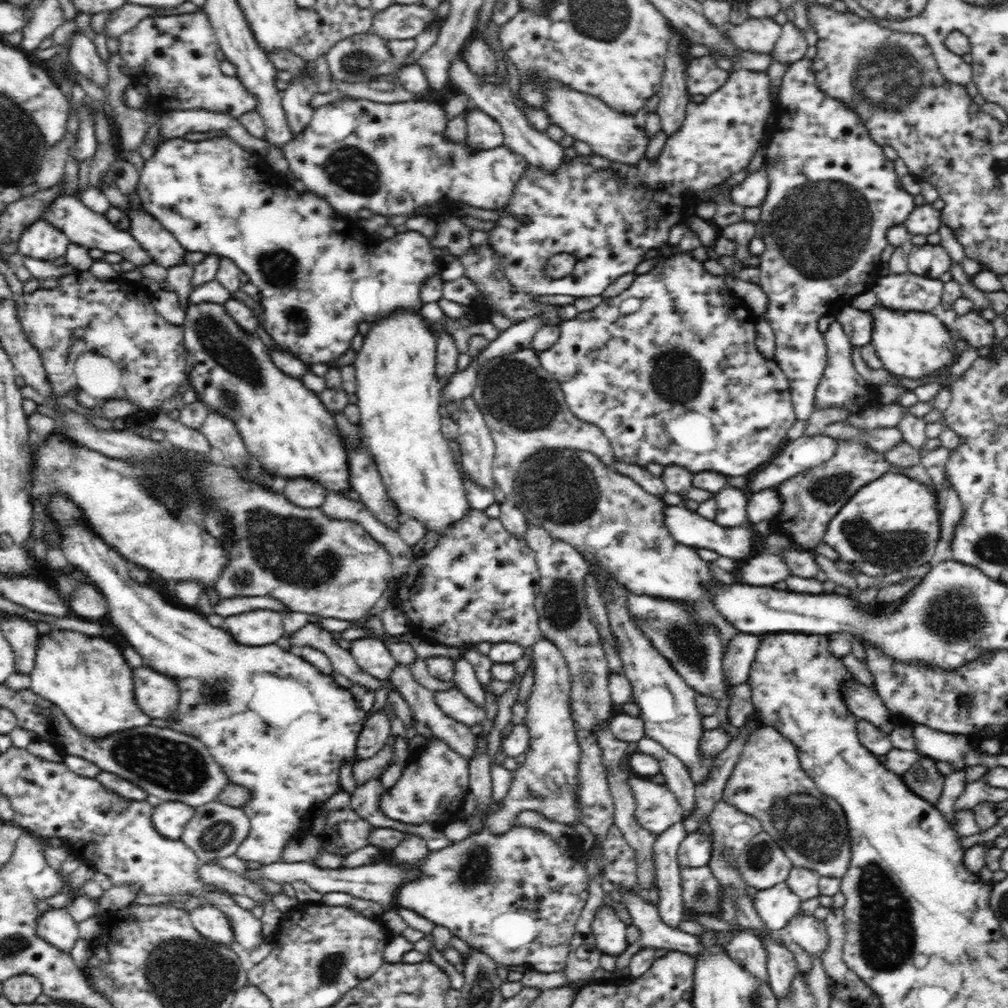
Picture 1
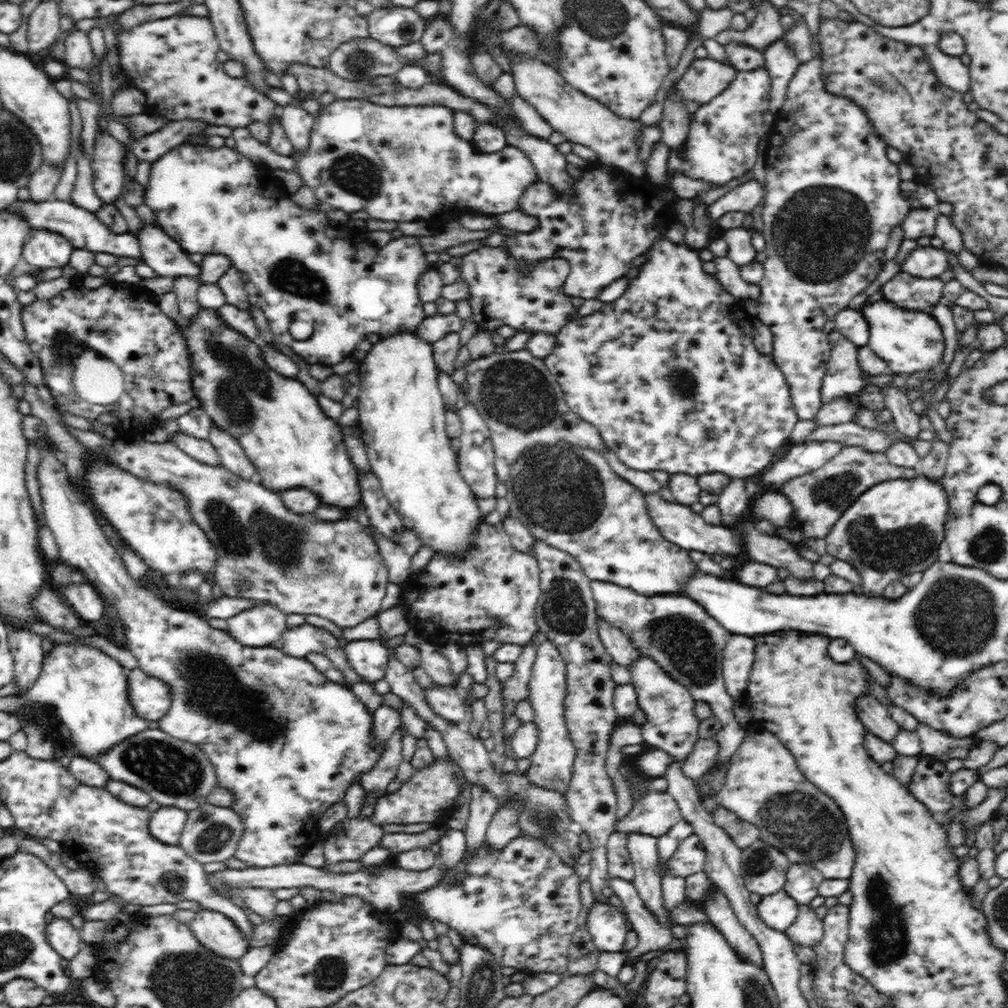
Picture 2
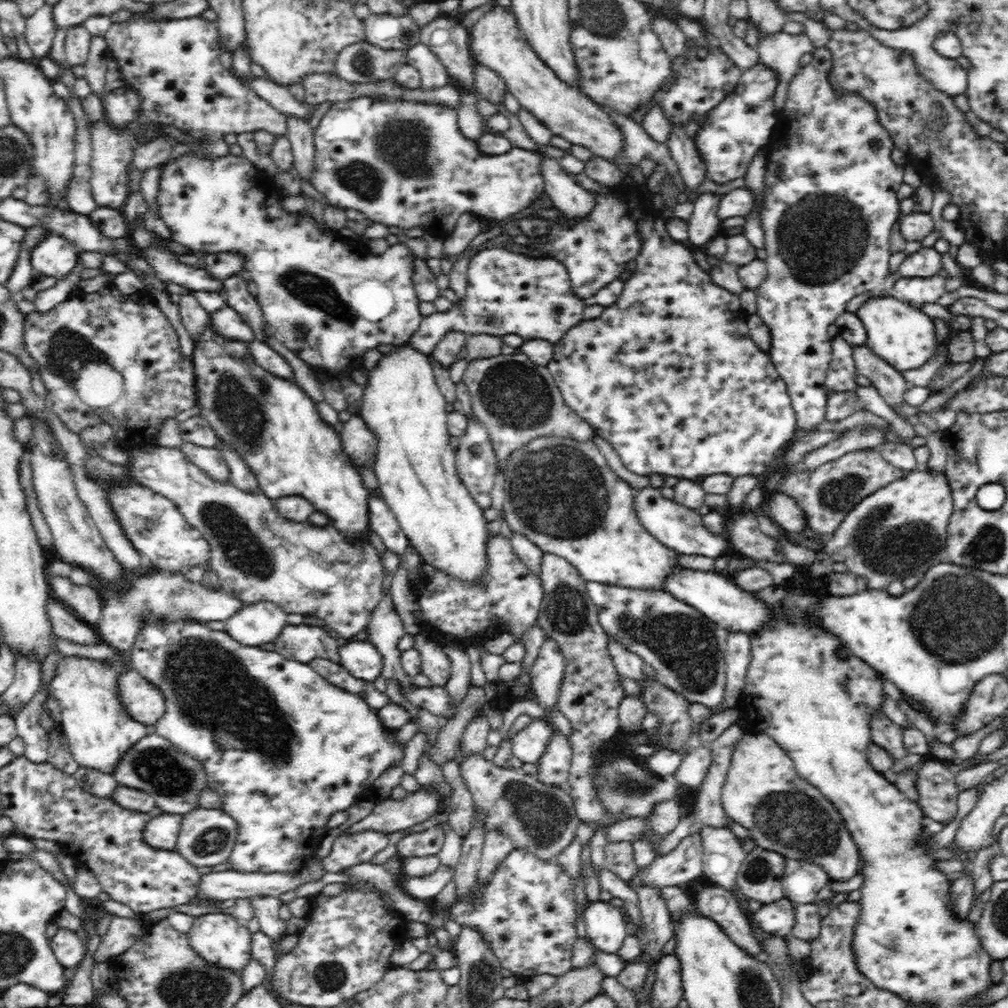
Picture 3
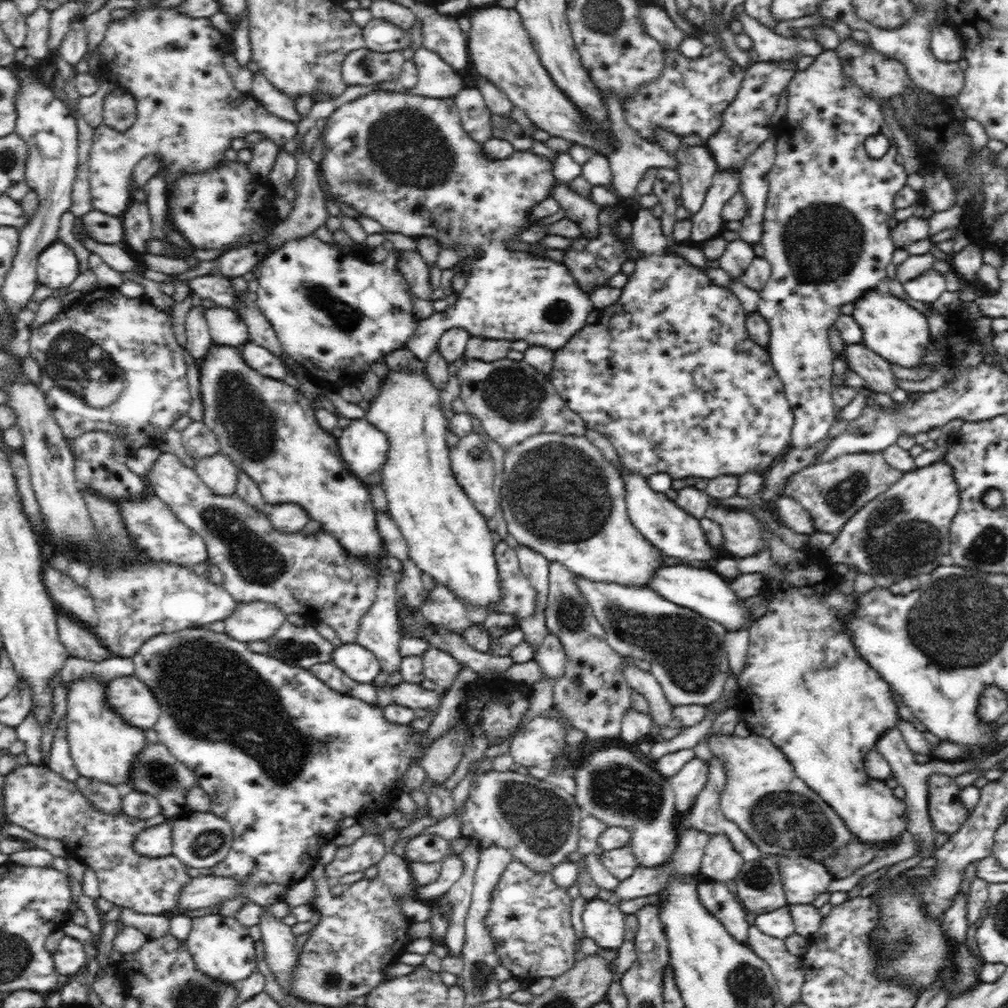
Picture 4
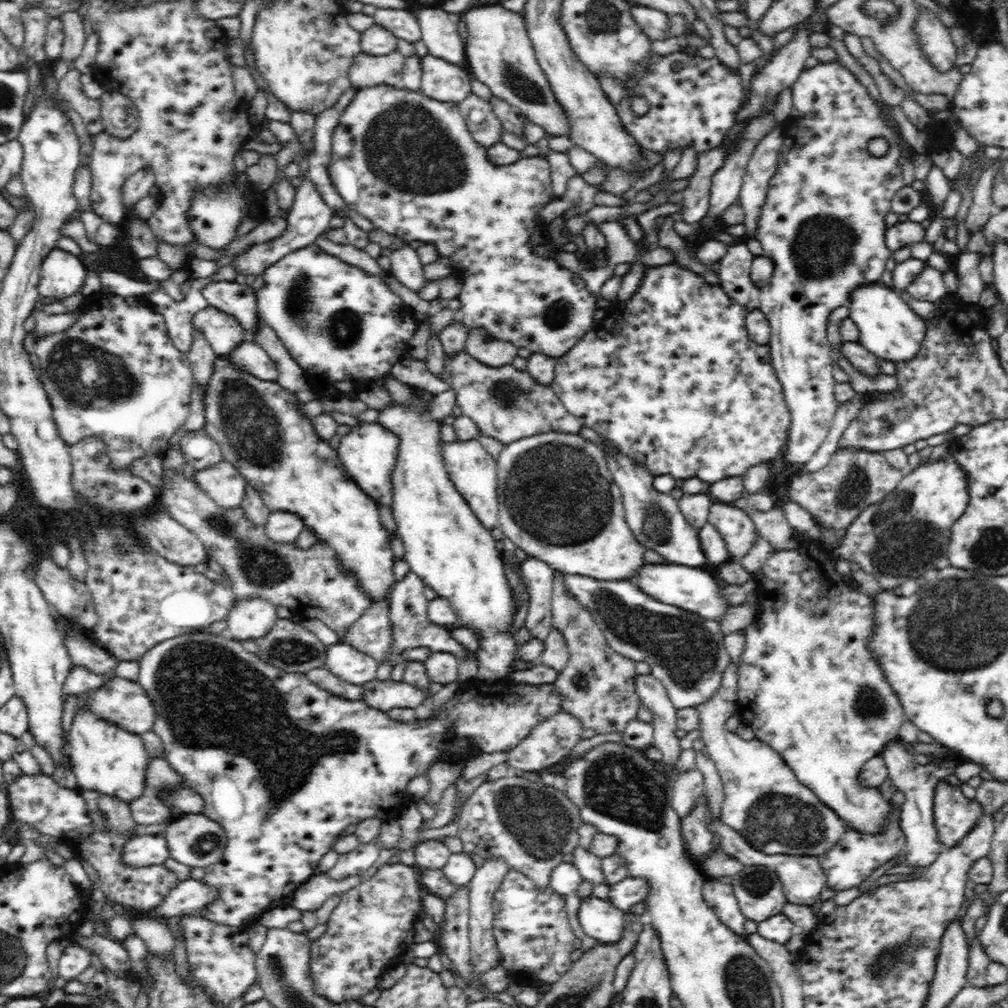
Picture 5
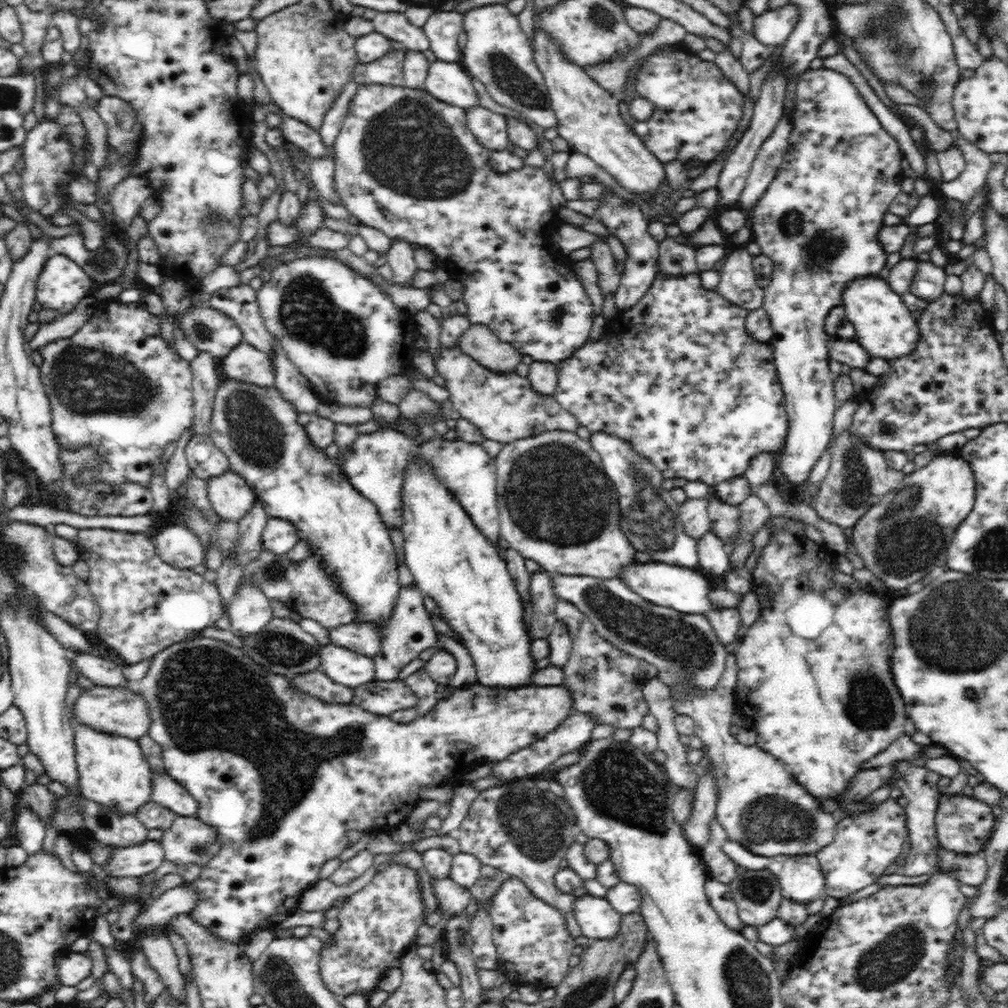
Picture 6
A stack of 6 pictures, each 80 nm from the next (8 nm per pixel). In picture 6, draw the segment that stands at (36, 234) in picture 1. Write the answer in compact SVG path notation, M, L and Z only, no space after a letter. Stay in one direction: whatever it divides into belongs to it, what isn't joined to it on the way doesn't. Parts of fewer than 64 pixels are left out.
M55 253L43 264L38 276L35 299L41 308L70 314L82 298L91 295L93 280L81 265L68 256Z

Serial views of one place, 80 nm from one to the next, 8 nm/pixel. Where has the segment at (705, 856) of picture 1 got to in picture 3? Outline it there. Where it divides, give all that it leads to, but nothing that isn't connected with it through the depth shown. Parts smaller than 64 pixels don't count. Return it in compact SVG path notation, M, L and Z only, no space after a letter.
M701 836L683 838L670 853L658 854L648 865L637 870L627 881L632 890L640 886L689 885L703 874L703 842Z

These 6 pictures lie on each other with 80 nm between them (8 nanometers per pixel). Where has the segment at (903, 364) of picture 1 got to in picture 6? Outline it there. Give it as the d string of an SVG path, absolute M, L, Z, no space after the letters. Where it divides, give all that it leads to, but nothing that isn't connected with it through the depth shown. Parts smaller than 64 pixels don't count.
M865 276L853 280L841 296L840 306L844 307L845 319L855 328L855 338L872 357L897 359L909 355L918 344L920 331L900 295L890 285L876 276Z

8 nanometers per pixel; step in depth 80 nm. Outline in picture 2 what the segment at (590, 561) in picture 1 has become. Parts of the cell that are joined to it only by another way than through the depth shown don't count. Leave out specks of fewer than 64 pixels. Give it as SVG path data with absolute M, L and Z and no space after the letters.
M634 646L635 660L631 661L628 670L631 682L638 693L638 704L648 717L646 724L641 726L642 738L645 746L662 749L677 760L688 759L693 746L698 740L697 728L700 720L694 712L696 700L688 688L674 680L665 669L648 653L641 652L641 648Z

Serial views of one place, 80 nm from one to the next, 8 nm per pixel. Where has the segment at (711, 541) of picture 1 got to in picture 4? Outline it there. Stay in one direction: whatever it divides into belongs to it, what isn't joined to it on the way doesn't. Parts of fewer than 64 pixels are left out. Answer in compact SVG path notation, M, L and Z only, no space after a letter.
M623 466L618 472L624 481L626 507L632 525L644 538L659 548L666 557L678 558L682 562L696 562L696 560L708 561L717 556L716 545L709 543L698 519L678 507L674 501L666 497L666 493L656 492L650 488L644 477L627 471Z

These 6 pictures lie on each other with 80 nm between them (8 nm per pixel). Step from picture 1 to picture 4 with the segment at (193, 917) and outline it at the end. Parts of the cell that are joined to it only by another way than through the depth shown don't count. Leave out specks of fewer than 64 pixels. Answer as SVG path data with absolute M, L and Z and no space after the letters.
M214 914L193 918L186 947L194 958L194 965L198 966L198 970L205 972L206 976L212 976L214 981L237 985L237 982L248 979L252 972L259 970L255 942L250 937L250 930L235 918Z

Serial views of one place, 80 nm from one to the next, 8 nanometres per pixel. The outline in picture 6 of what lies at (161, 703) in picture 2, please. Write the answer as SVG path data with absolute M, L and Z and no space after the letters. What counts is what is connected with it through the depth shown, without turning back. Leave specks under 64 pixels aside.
M94 685L89 689L84 689L75 701L73 707L74 719L80 724L86 724L90 728L104 730L105 732L117 733L118 736L132 737L134 740L147 734L150 727L150 713L148 704L144 696L127 688L127 685L114 686L98 686Z

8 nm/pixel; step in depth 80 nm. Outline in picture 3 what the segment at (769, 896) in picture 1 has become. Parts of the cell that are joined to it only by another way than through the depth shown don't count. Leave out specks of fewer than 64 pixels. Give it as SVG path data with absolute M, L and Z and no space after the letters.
M786 897L764 904L757 910L755 920L760 929L780 937L790 937L795 926L795 903Z

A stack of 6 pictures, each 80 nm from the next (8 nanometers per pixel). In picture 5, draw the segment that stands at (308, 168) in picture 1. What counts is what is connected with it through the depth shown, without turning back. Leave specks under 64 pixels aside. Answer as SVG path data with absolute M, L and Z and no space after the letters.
M378 85L357 89L357 94L351 104L343 110L342 114L339 114L337 122L339 129L335 129L335 132L331 134L331 158L327 164L327 174L330 175L331 183L334 184L335 190L342 196L347 206L356 210L360 216L368 218L376 229L394 235L406 244L412 245L413 242L419 241L434 245L441 256L449 258L451 264L454 264L453 272L461 283L460 294L458 294L461 307L454 311L444 306L435 314L430 315L423 323L420 323L409 340L411 357L424 361L427 357L428 344L432 340L432 334L440 334L441 330L448 327L450 323L462 323L462 326L471 330L483 330L491 338L511 342L514 346L526 348L534 354L536 352L549 354L552 358L562 356L580 337L591 330L594 312L598 308L595 295L586 289L586 283L580 276L562 265L558 265L555 258L543 258L536 255L531 250L533 246L528 243L528 237L533 234L534 230L546 226L541 219L538 219L538 214L546 204L553 200L551 168L546 155L520 155L514 164L507 166L494 164L488 158L487 147L474 140L458 105L449 101L432 99L421 94L420 91L410 91L401 86Z

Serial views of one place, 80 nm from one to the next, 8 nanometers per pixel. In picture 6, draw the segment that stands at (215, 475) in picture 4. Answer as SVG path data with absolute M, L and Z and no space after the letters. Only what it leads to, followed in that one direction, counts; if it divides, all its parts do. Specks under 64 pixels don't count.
M234 471L207 480L212 509L222 520L240 521L254 507L257 496Z

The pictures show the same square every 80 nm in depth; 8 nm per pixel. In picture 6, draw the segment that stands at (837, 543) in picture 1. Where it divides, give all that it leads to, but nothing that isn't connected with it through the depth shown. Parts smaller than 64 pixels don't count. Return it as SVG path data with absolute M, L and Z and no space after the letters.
M949 453L948 455L939 455L934 457L928 466L924 468L918 468L911 474L908 474L901 478L900 484L896 490L888 492L883 500L880 500L879 504L872 506L867 510L866 515L858 520L858 523L848 532L853 539L855 550L861 556L867 568L875 577L876 585L882 585L885 592L898 593L899 590L907 590L911 584L922 581L922 579L929 575L936 566L942 566L944 560L947 560L946 552L950 546L953 532L958 525L960 525L969 515L975 504L975 477L974 472L971 471L970 464L966 463L966 460L962 459L956 453Z

